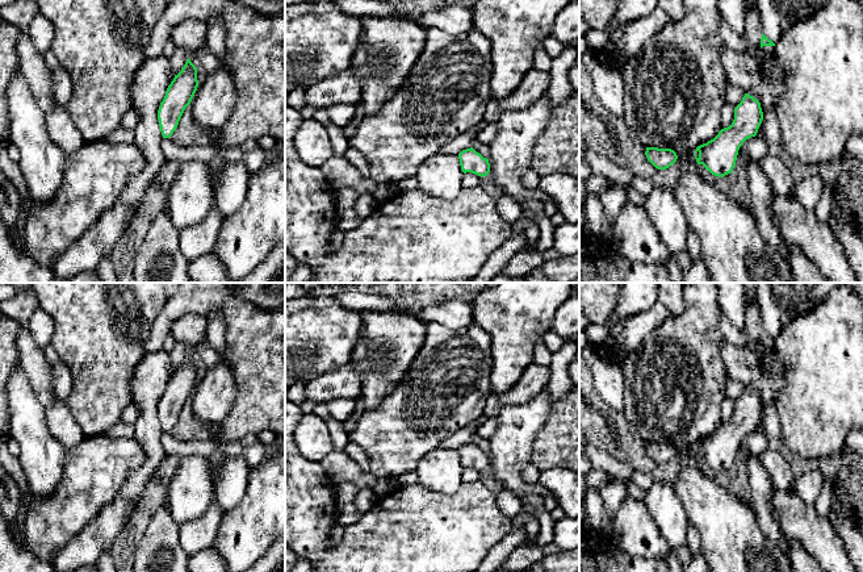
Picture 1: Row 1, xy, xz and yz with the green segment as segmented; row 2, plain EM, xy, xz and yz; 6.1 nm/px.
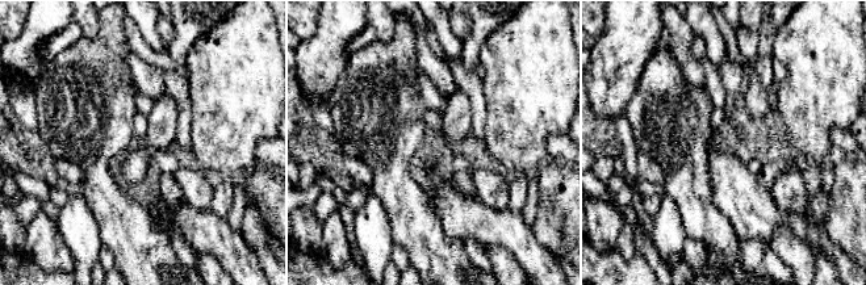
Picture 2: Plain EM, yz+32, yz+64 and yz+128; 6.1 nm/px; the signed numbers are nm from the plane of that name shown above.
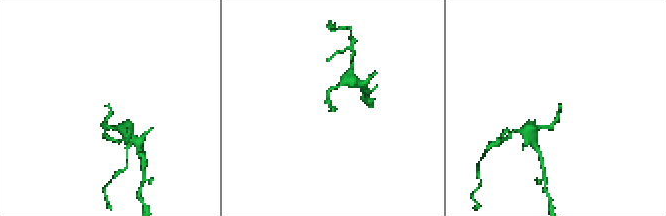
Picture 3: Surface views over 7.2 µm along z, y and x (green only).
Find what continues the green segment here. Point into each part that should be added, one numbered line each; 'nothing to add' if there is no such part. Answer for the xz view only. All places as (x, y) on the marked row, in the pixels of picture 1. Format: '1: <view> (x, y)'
nothing to add

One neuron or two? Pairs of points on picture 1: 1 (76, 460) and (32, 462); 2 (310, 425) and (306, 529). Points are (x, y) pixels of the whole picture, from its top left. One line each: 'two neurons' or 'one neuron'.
1: two neurons
2: two neurons

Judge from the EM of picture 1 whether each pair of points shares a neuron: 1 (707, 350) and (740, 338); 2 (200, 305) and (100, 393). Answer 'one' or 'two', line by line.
1: two
2: two

